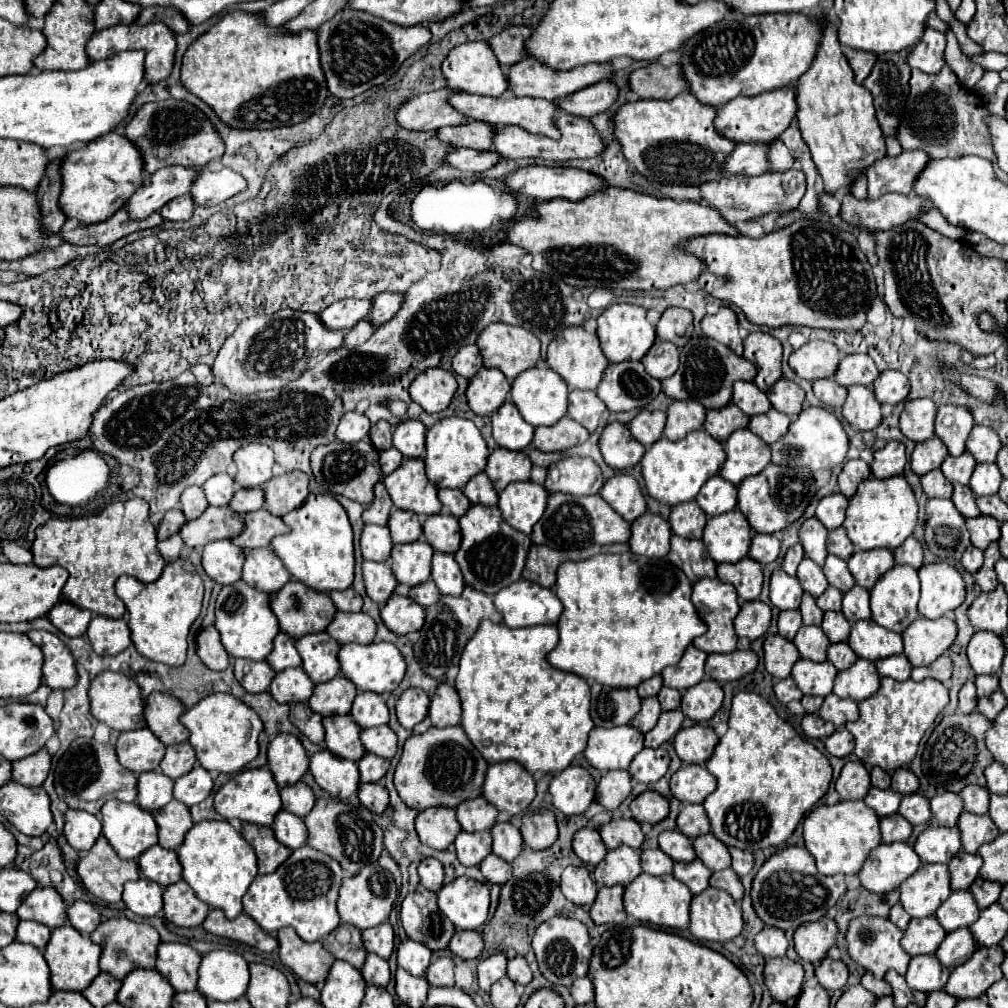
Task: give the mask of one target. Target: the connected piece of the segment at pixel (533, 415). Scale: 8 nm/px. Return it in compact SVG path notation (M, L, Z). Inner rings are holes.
M529 368L511 384L511 400L521 412L523 420L531 426L551 426L559 422L567 414L567 394L567 384L557 376L557 372L551 372L551 368Z

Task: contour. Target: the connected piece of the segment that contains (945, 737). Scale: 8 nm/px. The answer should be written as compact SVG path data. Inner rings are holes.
M973 712L967 716L963 714L943 716L943 720L931 732L921 754L923 774L927 776L929 784L933 784L939 790L949 790L955 794L969 784L985 786L983 770L993 762L991 752L985 746L985 732L989 728L991 728L991 722L979 712Z

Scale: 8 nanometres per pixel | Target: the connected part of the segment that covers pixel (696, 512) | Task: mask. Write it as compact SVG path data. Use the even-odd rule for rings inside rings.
M697 502L677 504L671 508L671 516L669 516L671 530L683 538L701 538L705 520L707 520L707 516L697 506Z

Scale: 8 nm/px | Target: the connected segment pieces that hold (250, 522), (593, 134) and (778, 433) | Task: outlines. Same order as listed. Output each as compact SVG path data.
M265 508L245 514L245 530L233 538L231 542L239 548L269 547L271 538L277 534L287 534L289 528L283 524L281 518L271 516Z
M559 112L557 126L561 130L559 140L547 138L543 134L531 134L531 132L519 128L519 126L497 128L495 150L503 158L513 158L513 160L515 158L545 158L545 160L553 160L553 162L565 162L565 160L575 160L575 158L595 158L595 156L605 152L605 144L601 140L597 128L593 128L593 124L587 118L569 116L567 112Z
M771 408L769 412L765 414L759 414L759 416L753 416L747 424L747 428L757 434L765 444L773 444L777 442L781 436L787 434L787 428L791 424L791 418L777 412L775 408Z

